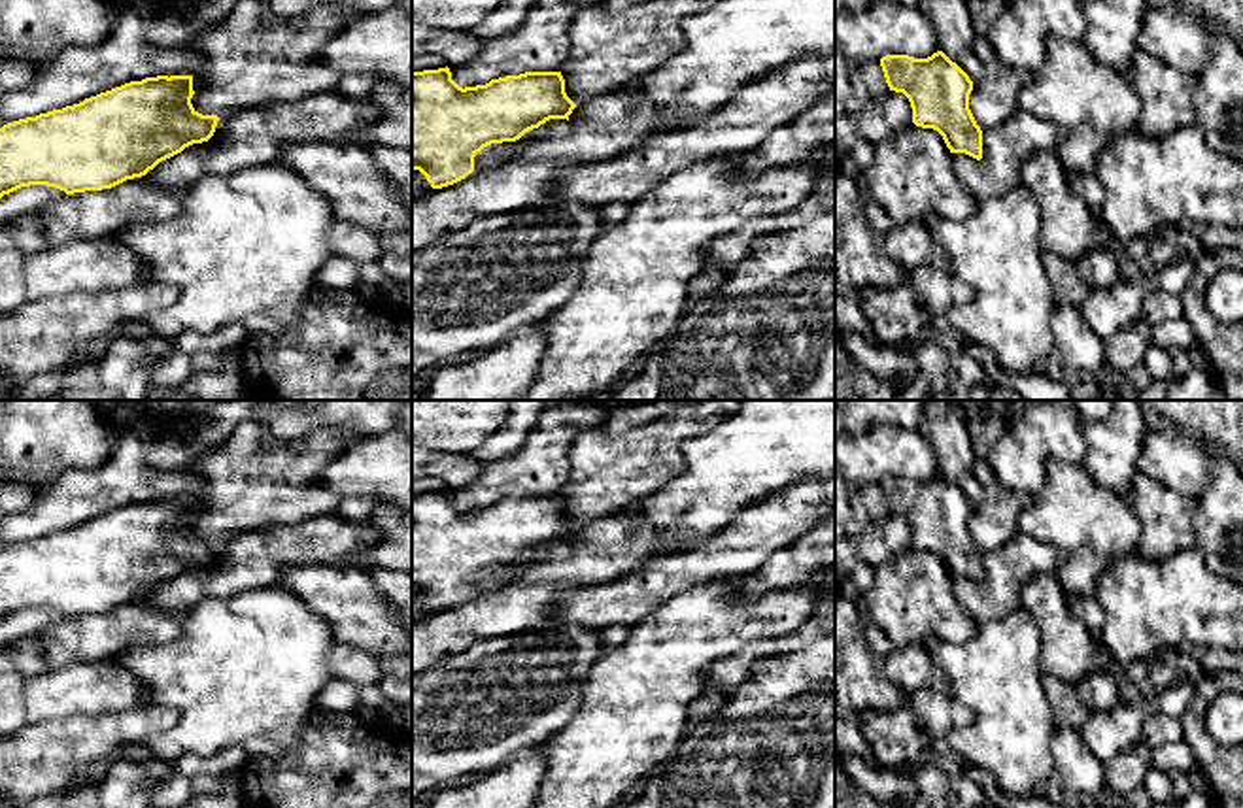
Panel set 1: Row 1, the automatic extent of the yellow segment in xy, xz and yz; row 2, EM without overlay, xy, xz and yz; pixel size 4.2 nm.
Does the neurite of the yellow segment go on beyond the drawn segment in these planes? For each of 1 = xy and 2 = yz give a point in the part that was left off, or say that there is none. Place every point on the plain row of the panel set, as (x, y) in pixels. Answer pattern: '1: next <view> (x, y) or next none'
1: next none
2: next none

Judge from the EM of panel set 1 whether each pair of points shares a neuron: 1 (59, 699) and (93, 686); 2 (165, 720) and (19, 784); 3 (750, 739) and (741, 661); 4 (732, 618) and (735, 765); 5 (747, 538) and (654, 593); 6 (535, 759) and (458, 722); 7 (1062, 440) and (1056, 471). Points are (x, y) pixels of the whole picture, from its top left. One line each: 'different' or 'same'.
1: same
2: same
3: different
4: different
5: same
6: different
7: different

